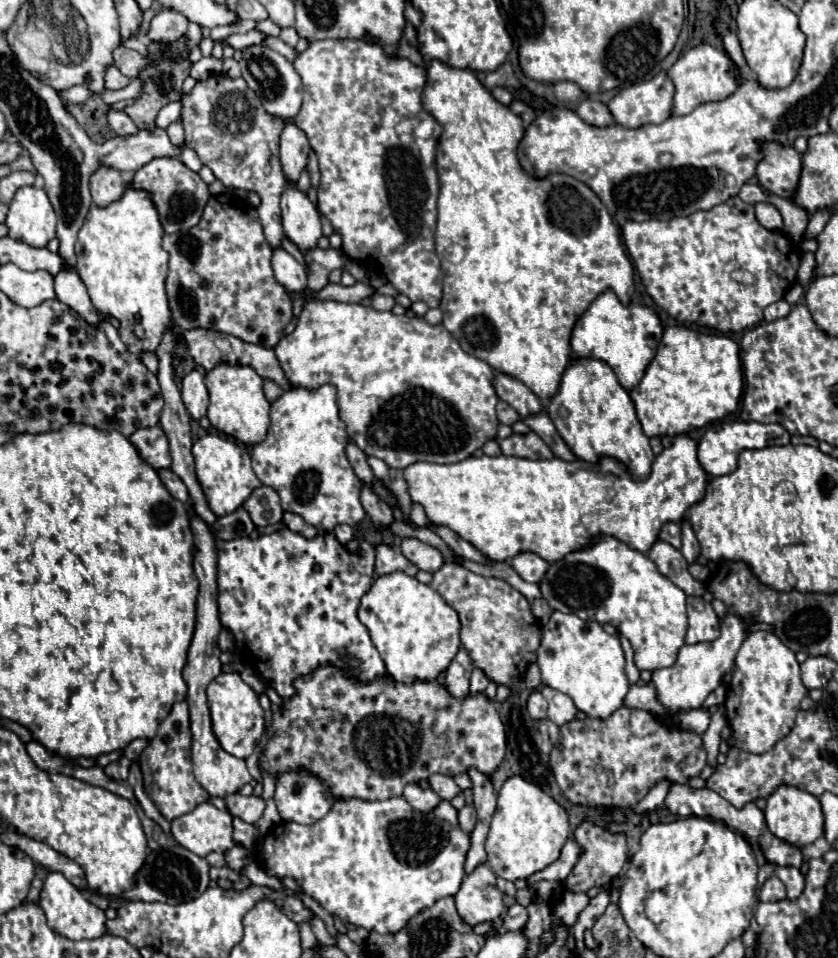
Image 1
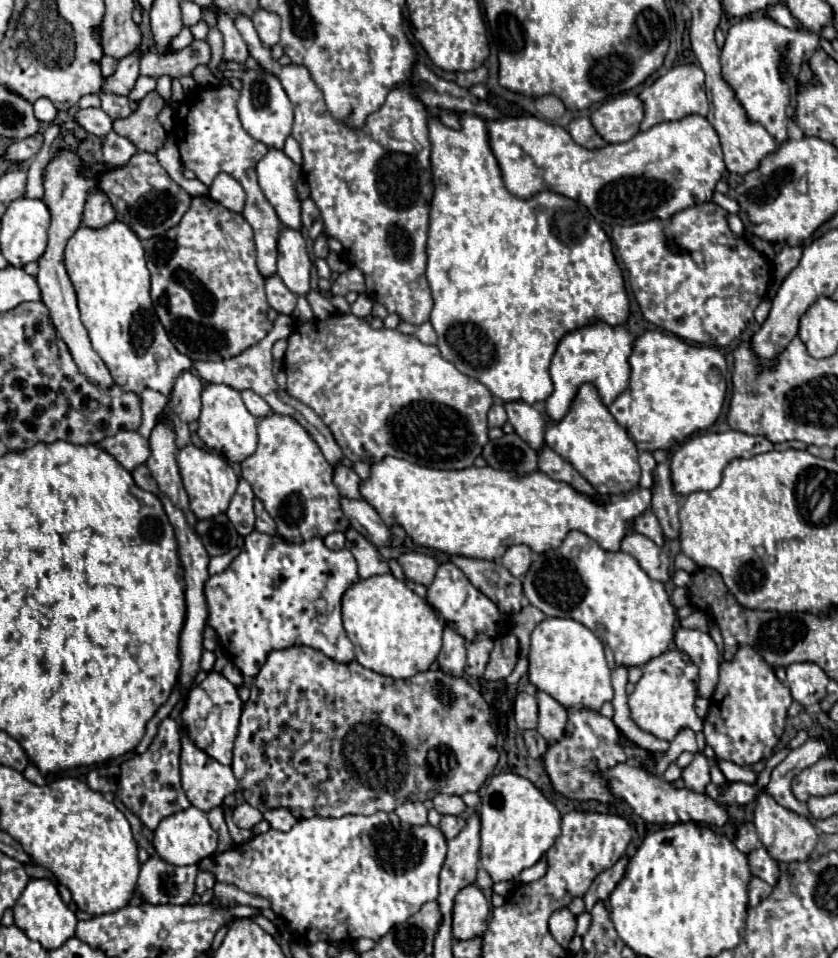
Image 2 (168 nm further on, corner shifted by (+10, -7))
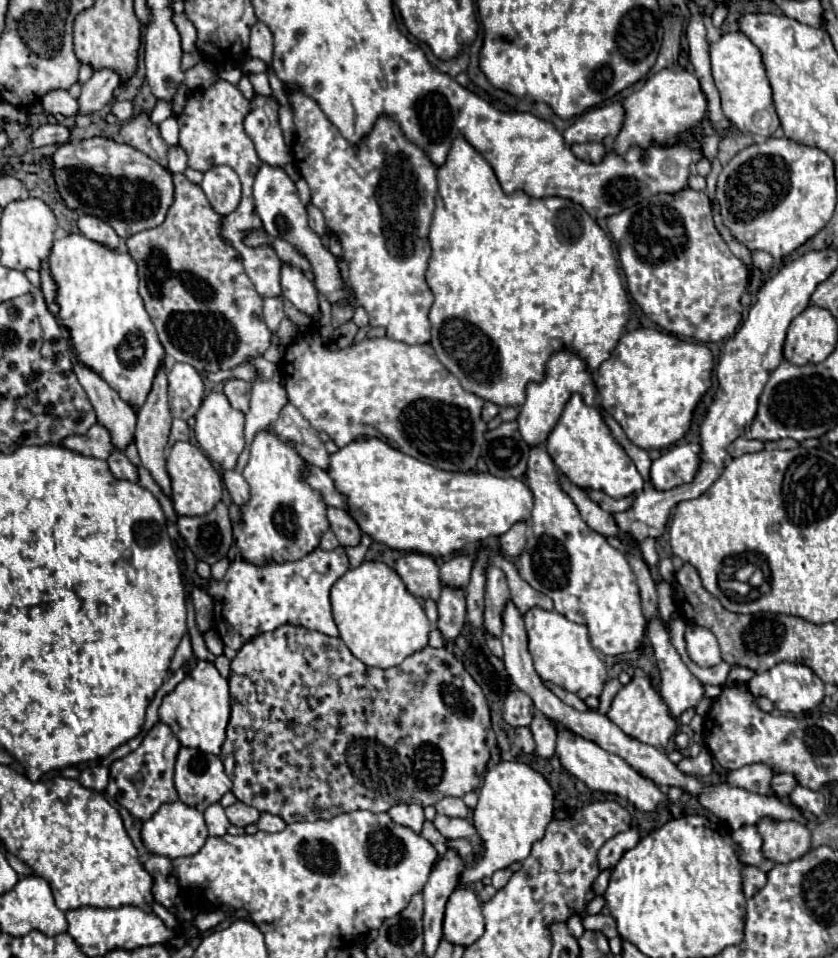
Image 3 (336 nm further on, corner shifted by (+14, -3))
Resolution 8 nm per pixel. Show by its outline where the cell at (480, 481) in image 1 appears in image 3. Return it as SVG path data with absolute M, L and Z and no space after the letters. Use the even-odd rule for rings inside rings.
M378 438L348 444L332 454L328 474L332 476L336 488L348 496L350 514L362 532L394 550L422 552L428 556L454 556L464 552L468 546L484 544L488 538L500 538L516 522L528 522L530 508L534 504L530 486L520 478L498 478L482 470L440 470L390 448L384 440Z

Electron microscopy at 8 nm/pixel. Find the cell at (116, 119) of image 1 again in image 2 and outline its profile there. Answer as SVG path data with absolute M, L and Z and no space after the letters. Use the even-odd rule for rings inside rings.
M84 108L76 112L76 122L90 134L106 136L112 130L112 120L102 108Z

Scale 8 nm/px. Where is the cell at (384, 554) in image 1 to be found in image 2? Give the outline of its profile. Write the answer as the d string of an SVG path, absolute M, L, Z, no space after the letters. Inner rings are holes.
M348 528L344 532L344 536L346 536L346 548L354 554L356 562L358 562L360 578L370 578L376 574L390 572L388 562L382 560L382 556L378 554L378 548L374 544L370 544L360 532L356 532L354 528Z

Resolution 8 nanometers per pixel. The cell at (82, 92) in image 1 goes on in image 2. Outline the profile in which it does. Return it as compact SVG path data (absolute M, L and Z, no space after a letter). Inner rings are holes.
M36 100L34 102L34 116L40 120L40 122L52 122L54 118L56 118L56 108L54 108L54 104L50 104L50 100Z

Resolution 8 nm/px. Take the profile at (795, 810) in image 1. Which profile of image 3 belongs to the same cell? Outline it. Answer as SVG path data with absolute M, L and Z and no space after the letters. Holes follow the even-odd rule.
M768 816L756 824L764 844L762 852L772 862L792 862L810 850L810 830L796 820L770 820Z

